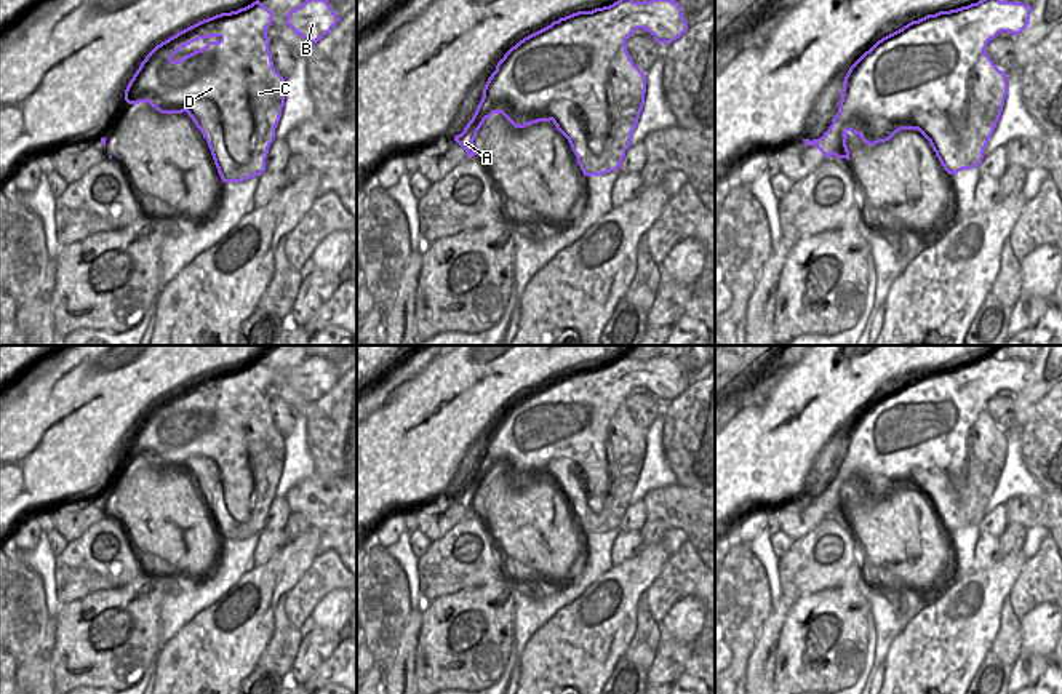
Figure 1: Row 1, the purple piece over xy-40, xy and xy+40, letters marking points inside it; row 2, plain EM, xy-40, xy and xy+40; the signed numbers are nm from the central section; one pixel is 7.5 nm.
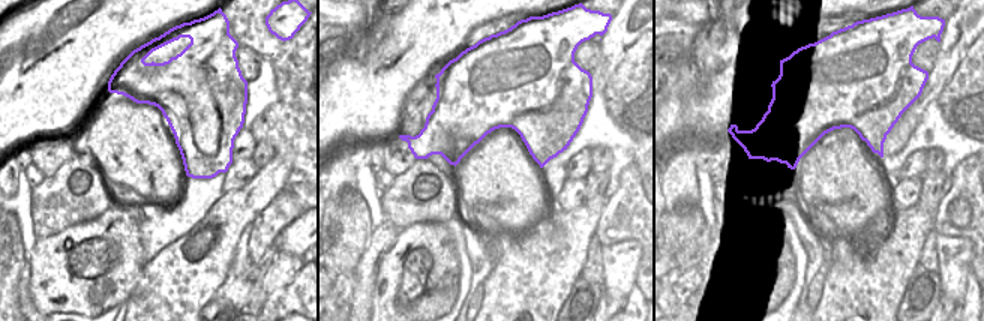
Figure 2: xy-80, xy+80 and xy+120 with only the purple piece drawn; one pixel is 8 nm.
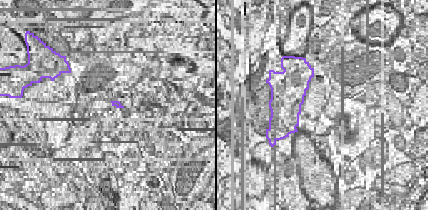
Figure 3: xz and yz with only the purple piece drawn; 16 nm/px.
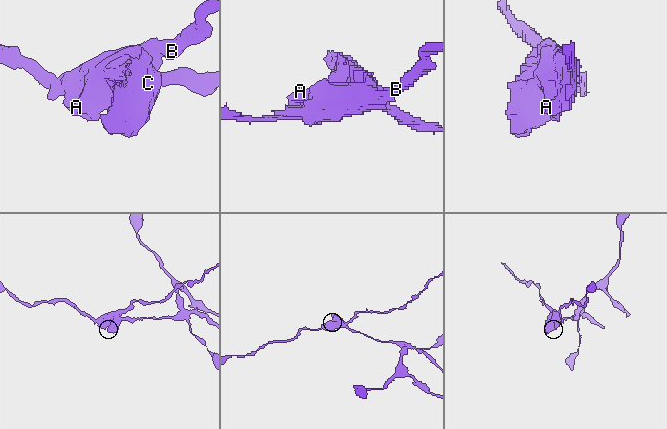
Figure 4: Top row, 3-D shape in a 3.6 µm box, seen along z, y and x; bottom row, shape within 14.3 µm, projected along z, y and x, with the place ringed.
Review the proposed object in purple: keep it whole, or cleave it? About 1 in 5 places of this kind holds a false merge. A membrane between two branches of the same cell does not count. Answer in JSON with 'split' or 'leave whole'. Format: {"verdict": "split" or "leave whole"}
{"verdict": "split"}

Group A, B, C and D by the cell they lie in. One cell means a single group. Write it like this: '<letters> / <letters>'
A B D / C

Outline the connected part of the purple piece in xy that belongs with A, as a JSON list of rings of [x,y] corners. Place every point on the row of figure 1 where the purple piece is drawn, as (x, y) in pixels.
[[[617,0],[560,18],[525,37],[497,62],[472,120],[454,141],[470,158],[477,155],[473,141],[478,130],[493,114],[502,114],[515,128],[525,128],[550,122],[550,104],[568,99],[585,115],[590,150],[603,154],[611,123],[608,69],[637,29],[649,32],[659,45],[669,45],[688,30],[688,24],[678,2]]]

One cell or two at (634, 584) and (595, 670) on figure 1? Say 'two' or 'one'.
one

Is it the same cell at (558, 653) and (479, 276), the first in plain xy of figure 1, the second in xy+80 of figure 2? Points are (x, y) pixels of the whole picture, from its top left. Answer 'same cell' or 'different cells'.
different cells

